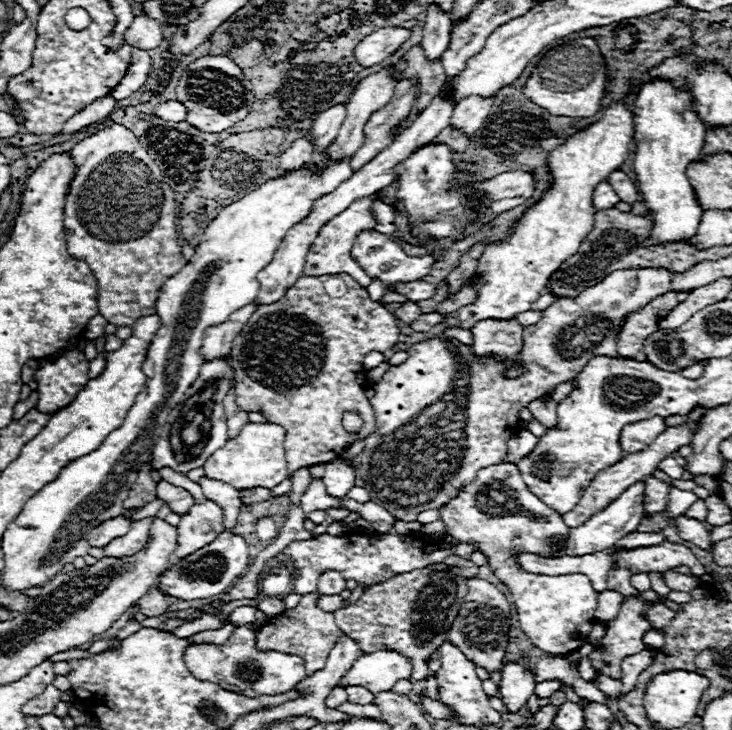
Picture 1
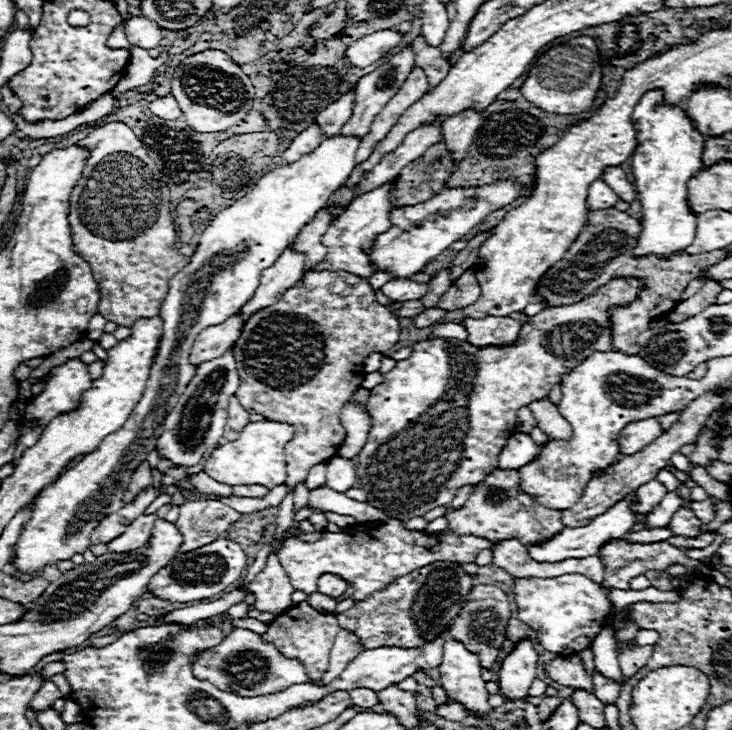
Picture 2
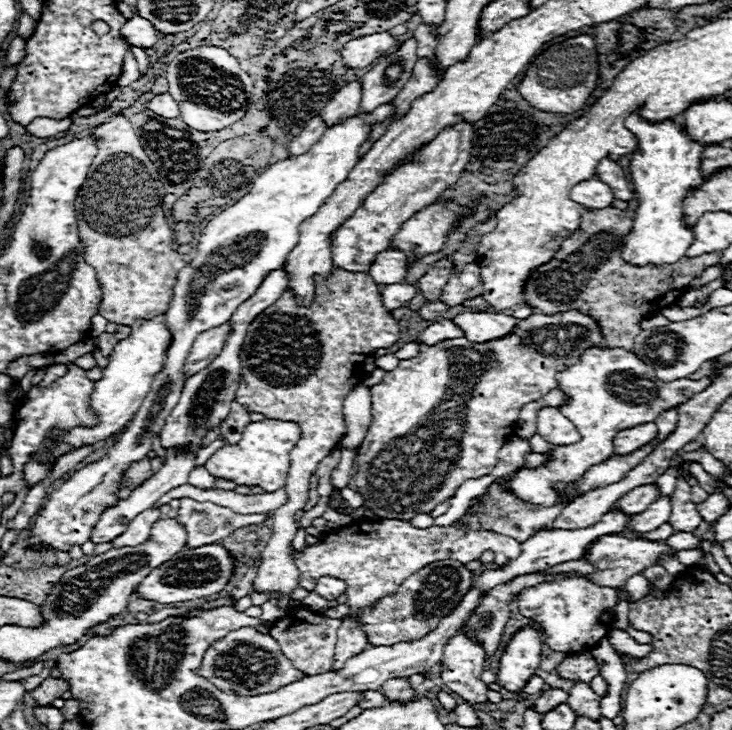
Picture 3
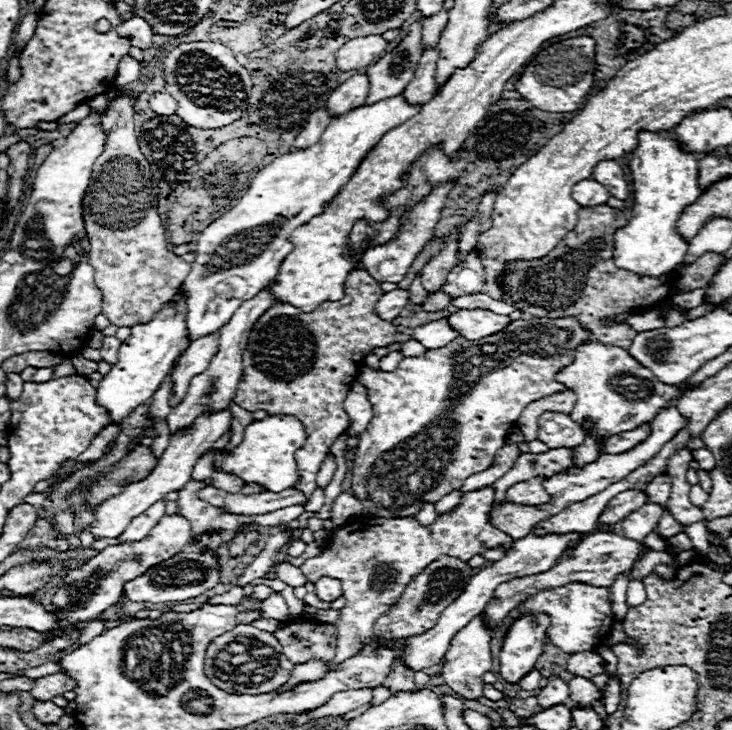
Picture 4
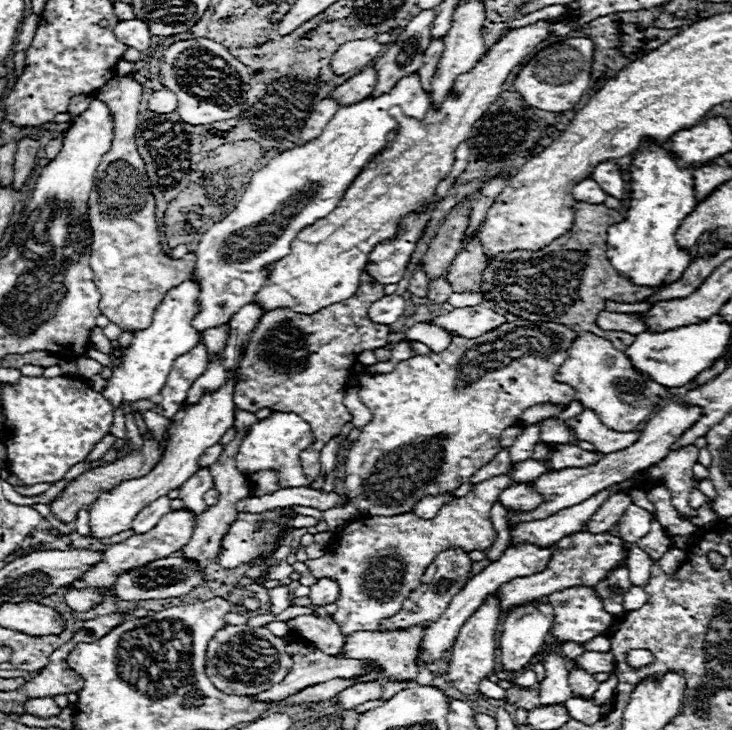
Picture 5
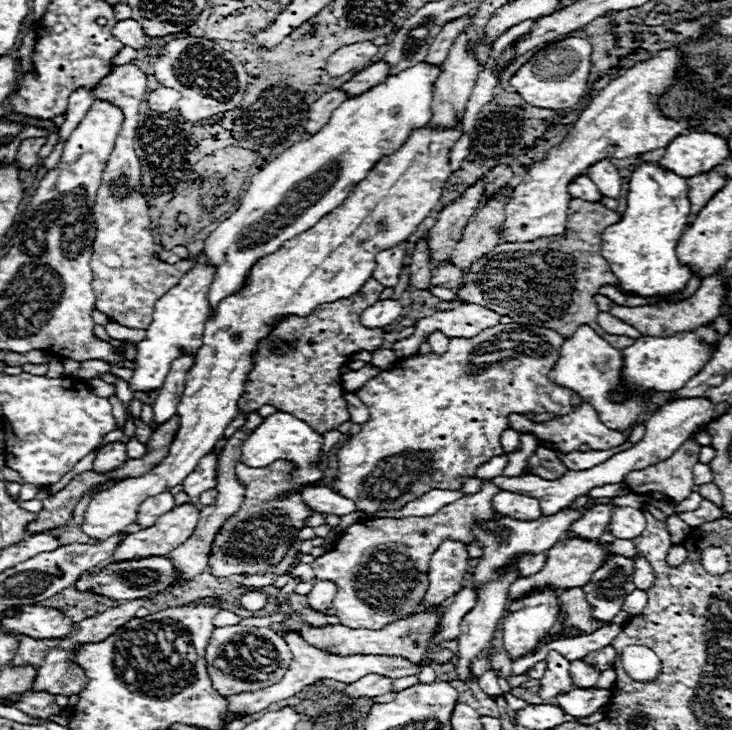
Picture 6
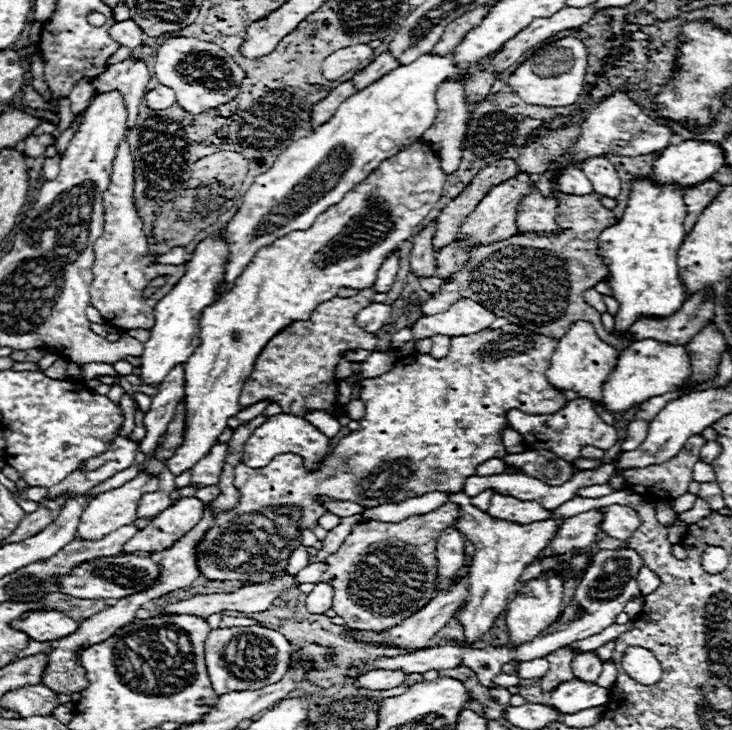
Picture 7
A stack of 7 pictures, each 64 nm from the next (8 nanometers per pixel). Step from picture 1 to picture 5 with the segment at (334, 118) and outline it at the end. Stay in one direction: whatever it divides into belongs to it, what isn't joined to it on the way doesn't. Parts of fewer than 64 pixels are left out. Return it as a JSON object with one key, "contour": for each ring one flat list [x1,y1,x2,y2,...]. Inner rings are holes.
{"contour":[[370,66,366,70,362,70,360,74,352,76,350,80,346,80,344,84,340,84,332,96,338,100,338,104,354,104,360,102,362,98,366,98,366,94,370,94,376,86,376,70]]}

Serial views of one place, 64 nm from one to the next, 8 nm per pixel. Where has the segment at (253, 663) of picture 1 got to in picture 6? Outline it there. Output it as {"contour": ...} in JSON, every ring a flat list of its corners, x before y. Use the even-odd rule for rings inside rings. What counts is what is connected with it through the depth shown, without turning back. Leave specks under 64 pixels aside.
{"contour":[[224,626,216,628,206,646,206,666,218,694,240,694,260,690,282,680,292,662,292,652,286,640,270,628,256,626]]}

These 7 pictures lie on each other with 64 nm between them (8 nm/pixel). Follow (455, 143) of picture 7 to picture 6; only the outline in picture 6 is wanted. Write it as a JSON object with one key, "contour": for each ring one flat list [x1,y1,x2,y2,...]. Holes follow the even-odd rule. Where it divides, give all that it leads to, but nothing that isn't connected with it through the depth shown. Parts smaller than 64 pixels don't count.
{"contour":[[462,32,452,50,448,52,448,58,442,62,444,72,434,82,434,100,432,100,432,122,430,126,442,126,442,128,456,128,458,120,464,116,466,102,472,94,472,88,478,80,478,60,474,58,474,50,470,46,470,34]]}

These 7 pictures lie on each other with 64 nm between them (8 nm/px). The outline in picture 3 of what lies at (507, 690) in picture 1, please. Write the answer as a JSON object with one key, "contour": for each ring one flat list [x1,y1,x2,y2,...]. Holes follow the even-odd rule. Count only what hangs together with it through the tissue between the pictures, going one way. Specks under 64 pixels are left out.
{"contour":[[524,626,520,628,510,644,506,644,504,654,500,658,498,666,498,682,510,692,520,692,528,678,536,674,536,668,540,664,540,648,542,648,542,632]]}

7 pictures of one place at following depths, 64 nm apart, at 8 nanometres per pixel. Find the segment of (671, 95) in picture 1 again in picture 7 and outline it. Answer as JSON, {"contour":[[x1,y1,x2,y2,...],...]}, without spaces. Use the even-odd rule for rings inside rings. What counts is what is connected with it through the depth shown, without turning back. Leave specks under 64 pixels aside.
{"contour":[[648,178,644,182,634,182,624,216,600,234,598,254,610,270,608,286,620,302,612,334,622,336,622,332,630,332,630,326,640,316,670,316,686,300,676,264,676,252,684,240,684,216,686,204,682,192,672,186,660,188]]}

